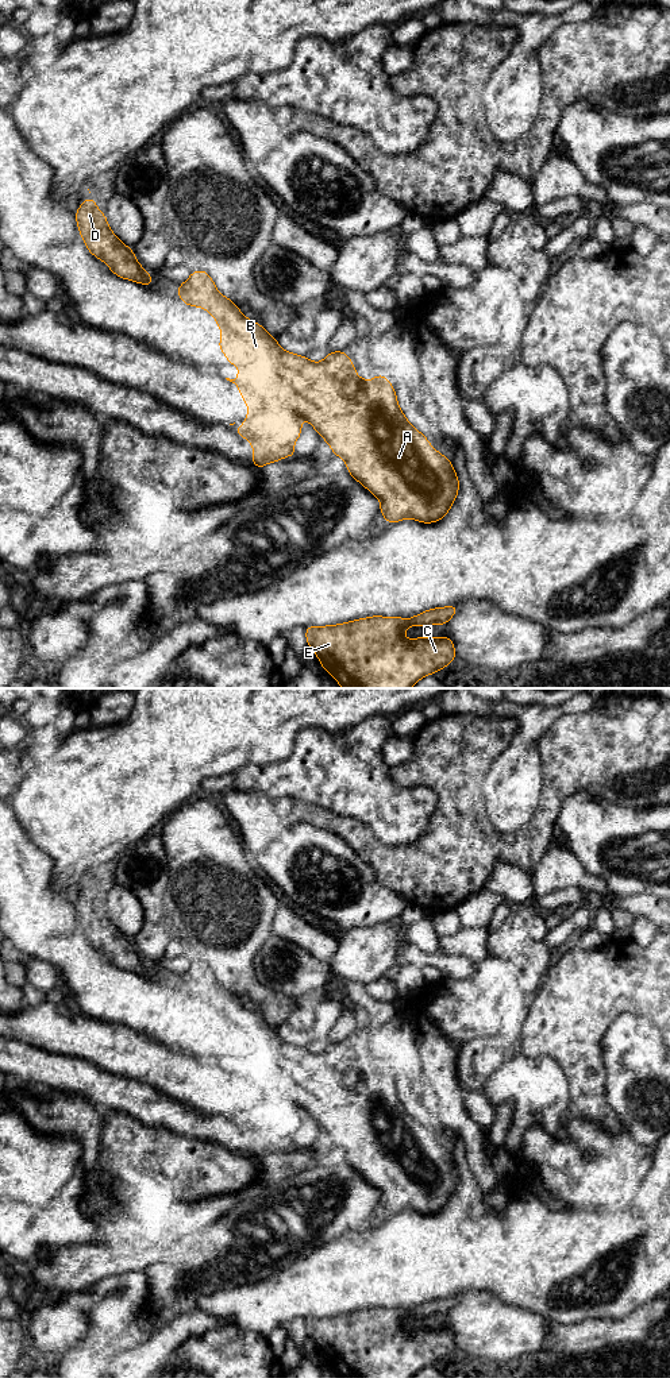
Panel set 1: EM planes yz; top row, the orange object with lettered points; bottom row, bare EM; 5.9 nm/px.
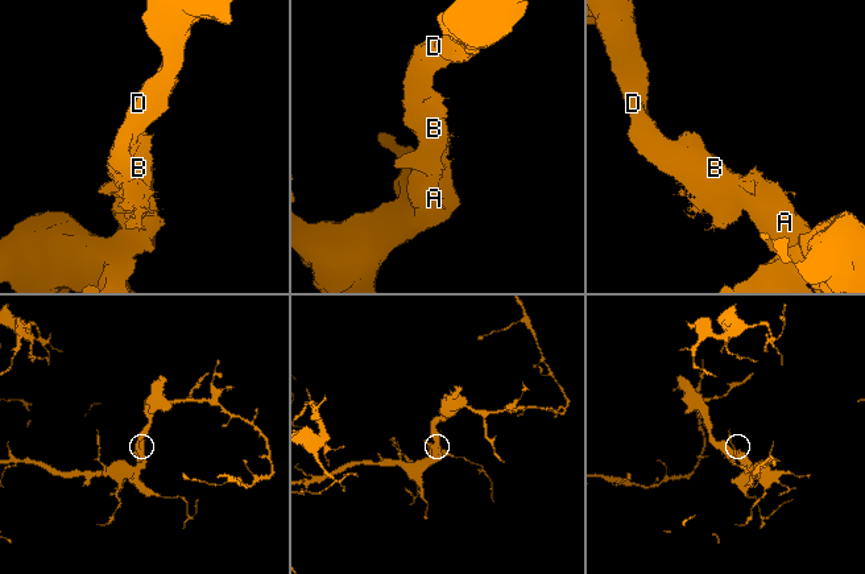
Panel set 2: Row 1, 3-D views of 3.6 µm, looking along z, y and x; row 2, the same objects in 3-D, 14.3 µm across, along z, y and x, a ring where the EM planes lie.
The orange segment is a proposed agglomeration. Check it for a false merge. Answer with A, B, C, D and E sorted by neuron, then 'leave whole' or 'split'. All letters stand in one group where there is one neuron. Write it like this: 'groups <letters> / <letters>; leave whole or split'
groups A B C D E; leave whole

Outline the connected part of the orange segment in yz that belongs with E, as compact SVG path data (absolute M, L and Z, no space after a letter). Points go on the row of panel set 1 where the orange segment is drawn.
M459 606L426 610L412 618L367 617L330 626L307 626L307 644L313 649L323 671L334 675L343 688L411 688L421 678L436 673L455 657L454 641L448 637L419 637L408 641L403 632L408 626L444 626Z

